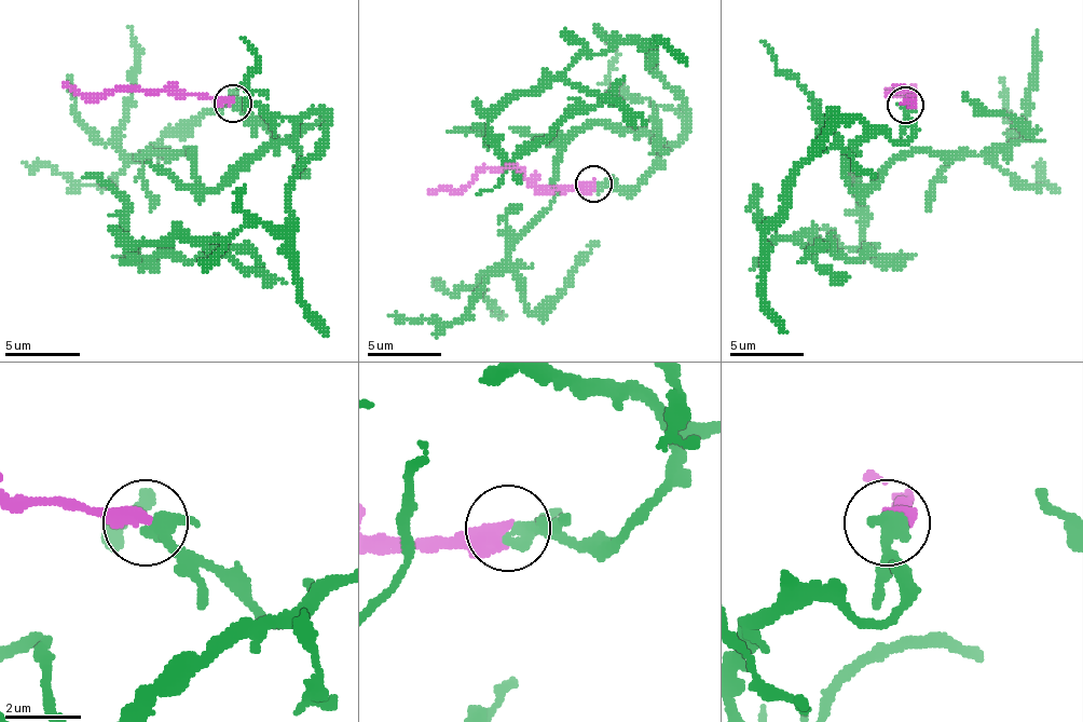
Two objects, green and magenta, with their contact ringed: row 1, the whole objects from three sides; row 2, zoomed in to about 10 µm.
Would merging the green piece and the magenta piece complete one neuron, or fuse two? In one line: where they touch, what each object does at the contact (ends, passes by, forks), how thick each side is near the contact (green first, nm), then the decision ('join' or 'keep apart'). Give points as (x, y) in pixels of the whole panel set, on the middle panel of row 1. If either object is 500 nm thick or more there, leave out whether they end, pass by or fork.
place (593, 184); green passes by; magenta ends; calibres 360 and 460 nm; join

